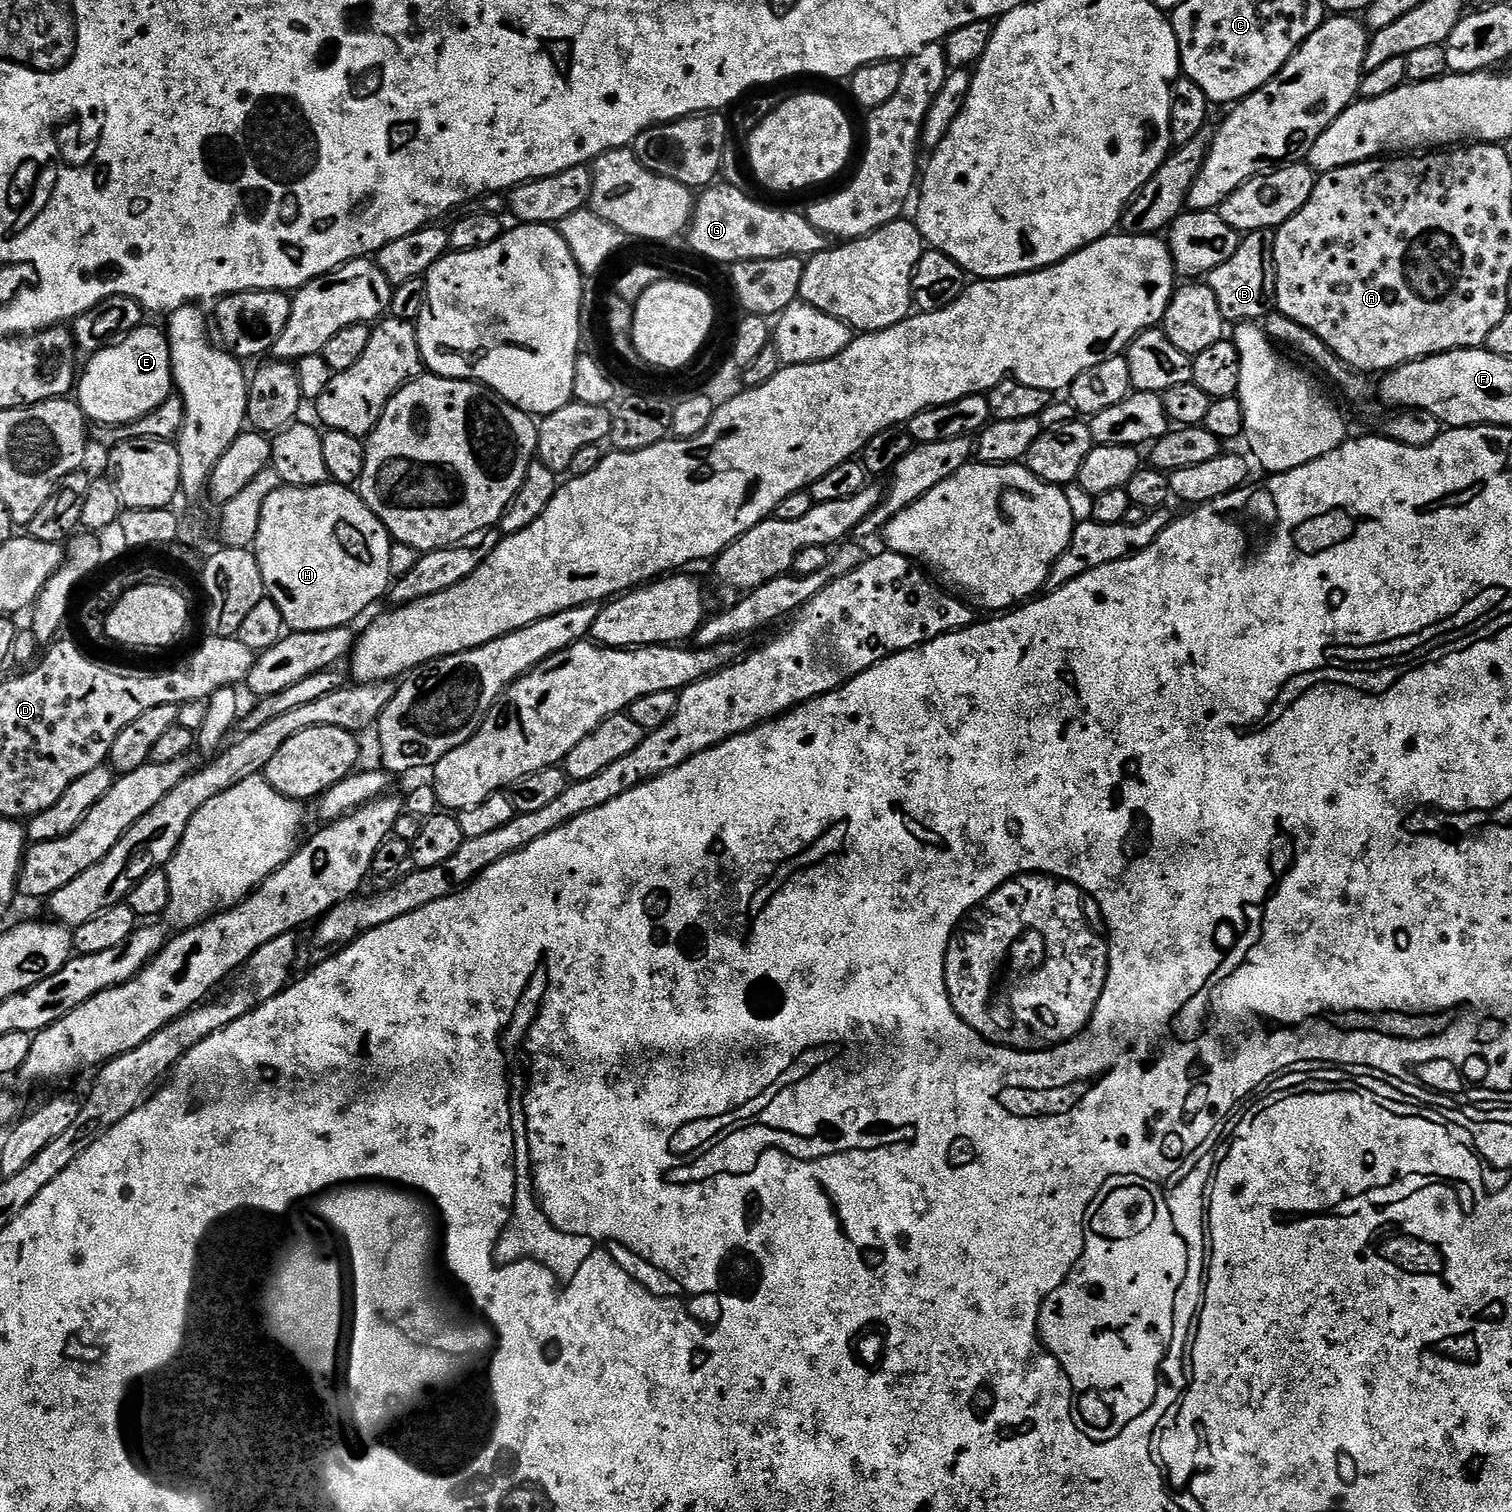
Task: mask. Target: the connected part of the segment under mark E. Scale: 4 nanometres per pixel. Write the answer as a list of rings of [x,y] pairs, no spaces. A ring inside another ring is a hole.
[[[135,328],[118,346],[110,346],[87,357],[74,399],[85,417],[96,426],[123,426],[158,410],[173,395],[172,355],[168,337],[156,328]]]

